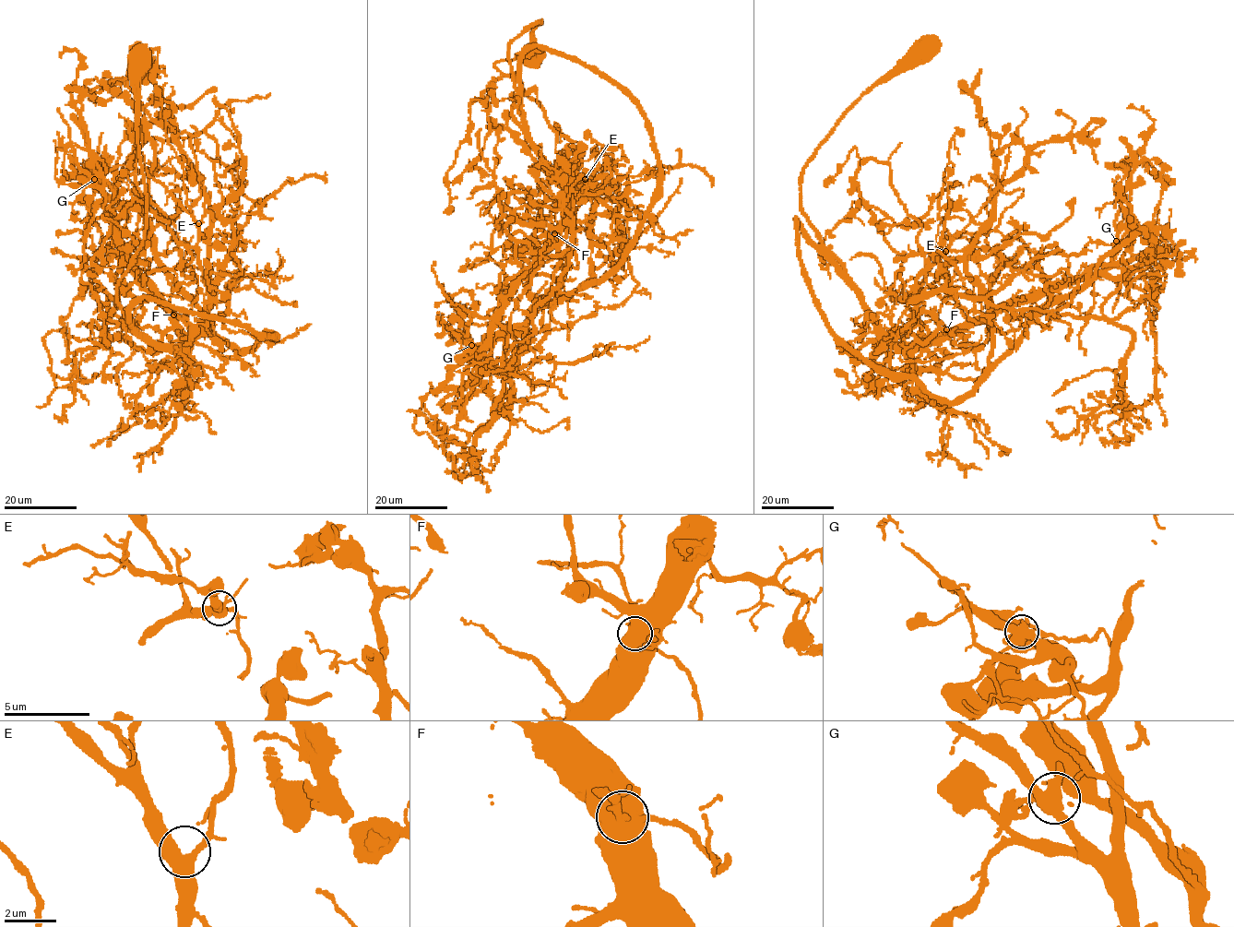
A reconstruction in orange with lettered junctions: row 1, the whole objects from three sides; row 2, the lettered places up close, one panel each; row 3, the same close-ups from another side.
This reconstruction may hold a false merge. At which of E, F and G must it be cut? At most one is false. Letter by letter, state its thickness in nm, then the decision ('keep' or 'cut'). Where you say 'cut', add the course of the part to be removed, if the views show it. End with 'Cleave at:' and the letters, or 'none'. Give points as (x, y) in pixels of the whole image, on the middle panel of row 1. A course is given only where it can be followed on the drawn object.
E: 400 nm | keep
F: 440 nm | keep
G: 550 nm | cut | (471, 345), (474, 368), (502, 370), (575, 241), (578, 174), (519, 77), (472, 102), (450, 208)
Cleave at: G

